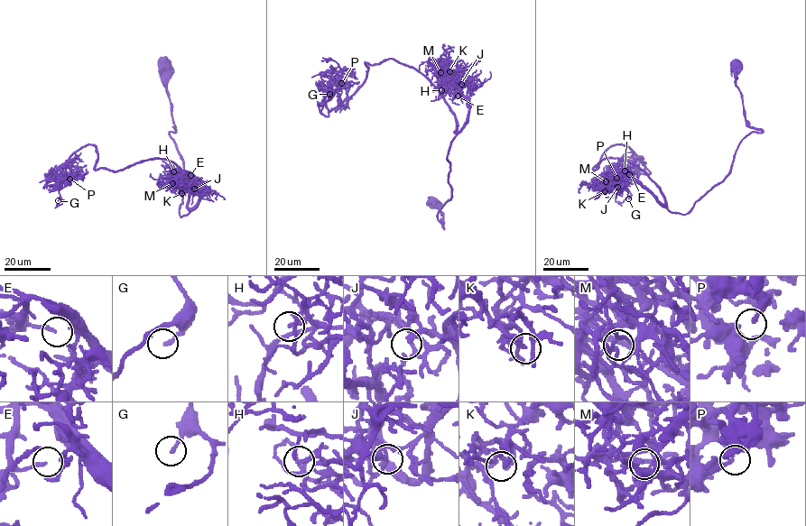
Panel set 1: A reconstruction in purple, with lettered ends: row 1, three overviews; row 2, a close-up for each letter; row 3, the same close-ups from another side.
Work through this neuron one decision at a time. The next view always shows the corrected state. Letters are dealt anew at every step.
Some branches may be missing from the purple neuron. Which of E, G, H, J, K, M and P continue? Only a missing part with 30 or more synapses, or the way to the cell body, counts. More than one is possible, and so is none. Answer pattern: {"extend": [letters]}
{"extend": []}

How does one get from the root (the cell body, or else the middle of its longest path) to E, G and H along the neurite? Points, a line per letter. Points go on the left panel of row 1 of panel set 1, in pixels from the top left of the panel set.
E: (163, 64), (175, 130), (170, 136), (184, 168), (181, 216), (199, 198), (201, 183), (190, 175)
G: (163, 64), (189, 212), (172, 161), (96, 170), (93, 144), (57, 175), (58, 200)
H: (163, 64), (175, 130), (170, 136), (184, 168), (181, 216), (199, 198), (201, 183), (189, 171), (173, 171)

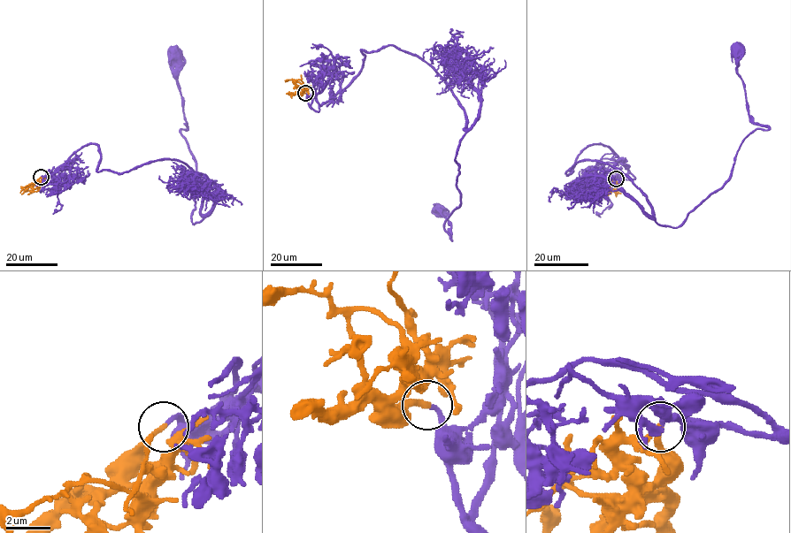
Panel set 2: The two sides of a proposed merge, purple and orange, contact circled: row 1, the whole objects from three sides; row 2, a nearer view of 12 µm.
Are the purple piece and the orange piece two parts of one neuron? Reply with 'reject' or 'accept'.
accept

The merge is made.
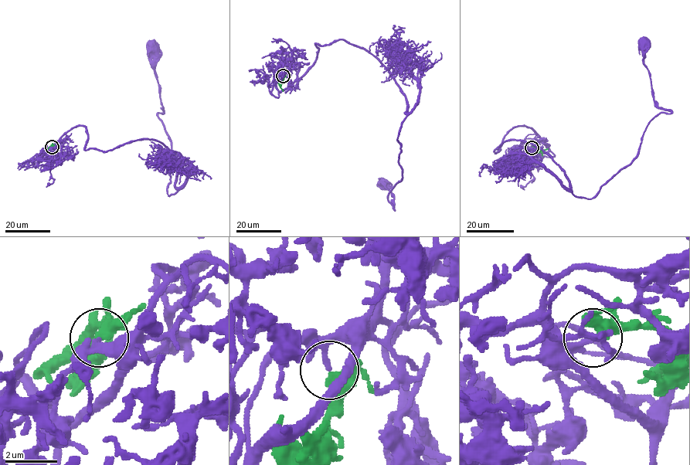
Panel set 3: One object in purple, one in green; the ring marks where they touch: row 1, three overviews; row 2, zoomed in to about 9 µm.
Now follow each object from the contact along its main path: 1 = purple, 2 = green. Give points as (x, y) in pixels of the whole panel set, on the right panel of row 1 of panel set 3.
1: (531, 147), (540, 138), (520, 126), (494, 151), (540, 147), (590, 198), (629, 164), (671, 112), (642, 45)
2: (531, 147), (547, 148)

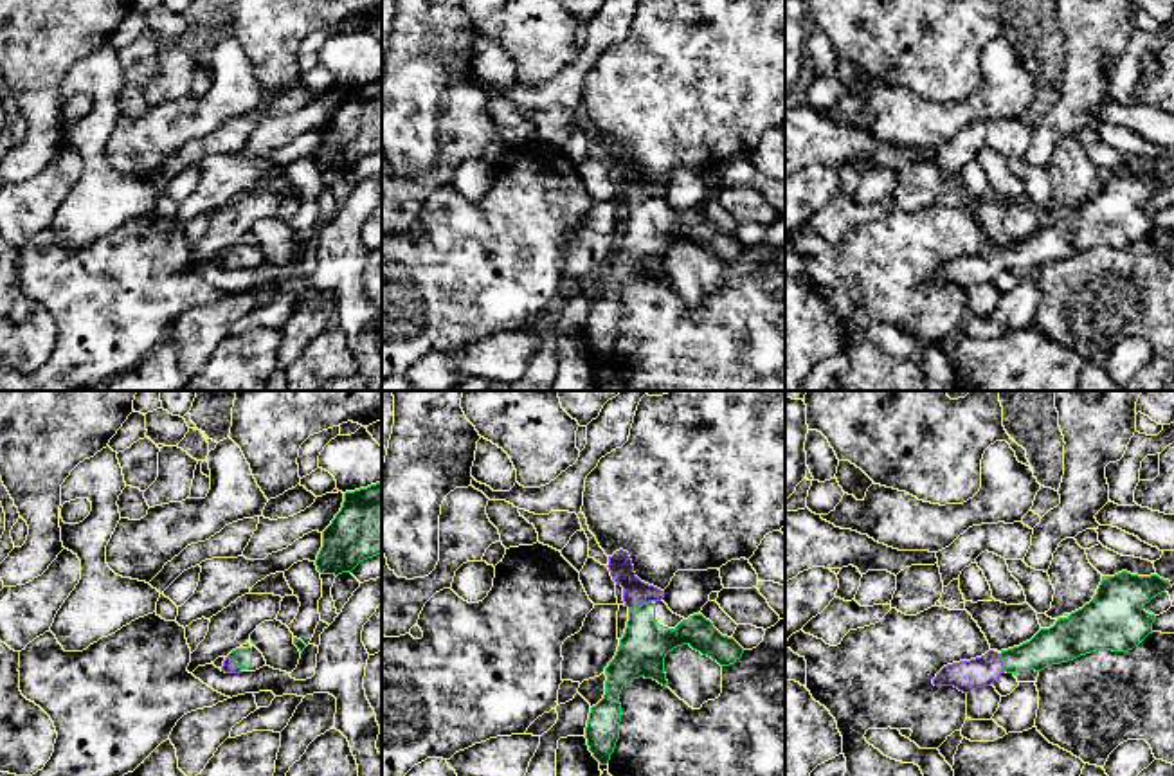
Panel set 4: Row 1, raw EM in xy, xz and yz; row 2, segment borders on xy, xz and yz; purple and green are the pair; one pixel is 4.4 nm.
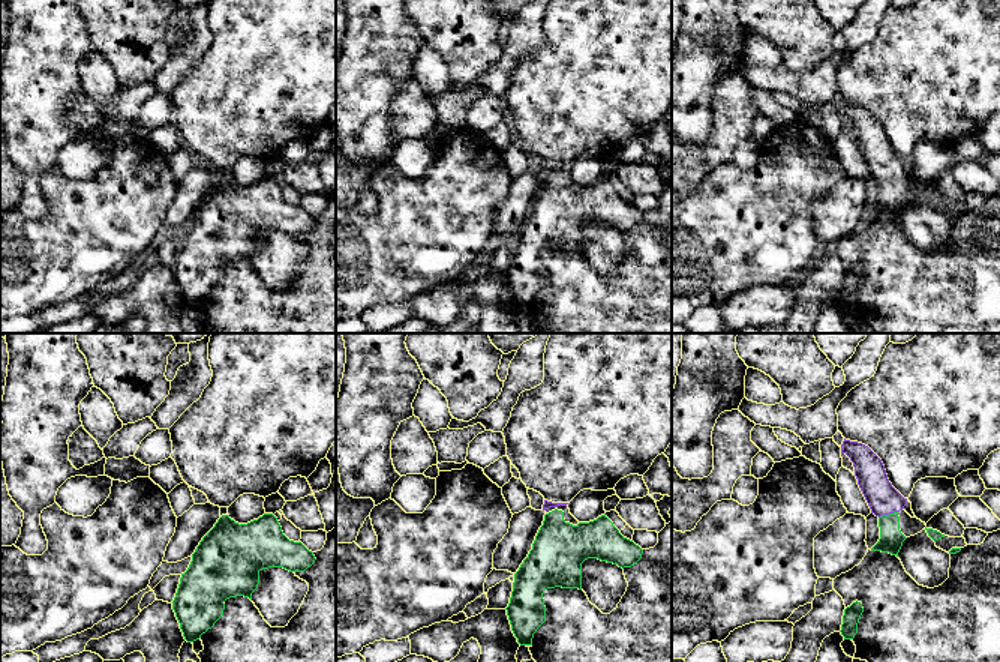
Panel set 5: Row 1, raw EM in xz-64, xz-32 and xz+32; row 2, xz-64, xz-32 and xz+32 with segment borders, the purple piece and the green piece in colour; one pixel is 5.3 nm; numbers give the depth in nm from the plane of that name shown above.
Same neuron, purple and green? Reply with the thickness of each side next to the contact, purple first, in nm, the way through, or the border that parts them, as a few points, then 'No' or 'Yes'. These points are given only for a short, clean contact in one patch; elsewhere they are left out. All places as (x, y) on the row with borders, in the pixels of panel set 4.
Thickness 120 nm (purple) against 220 nm. Path across: xz (636, 593), (640, 604), (645, 643). Yes

